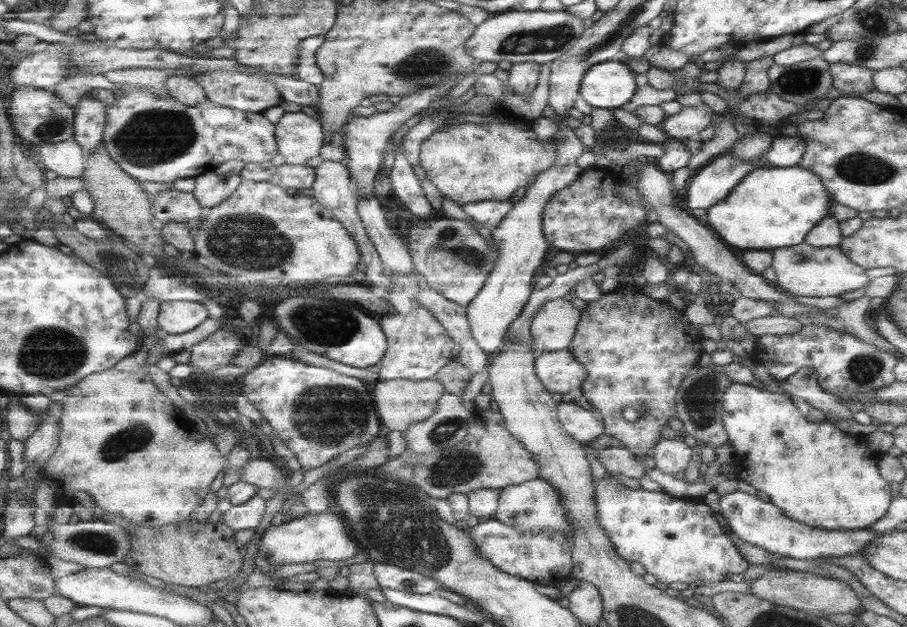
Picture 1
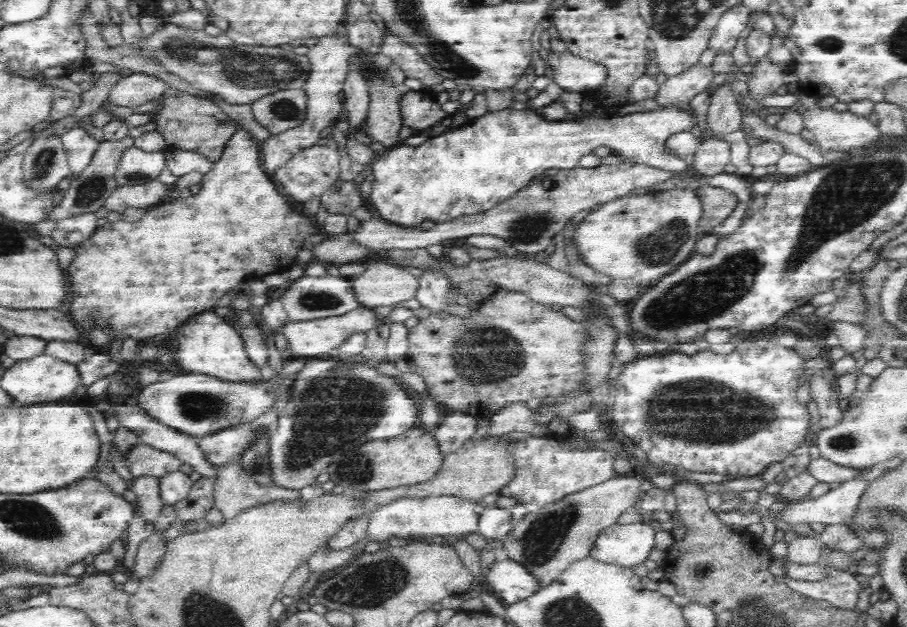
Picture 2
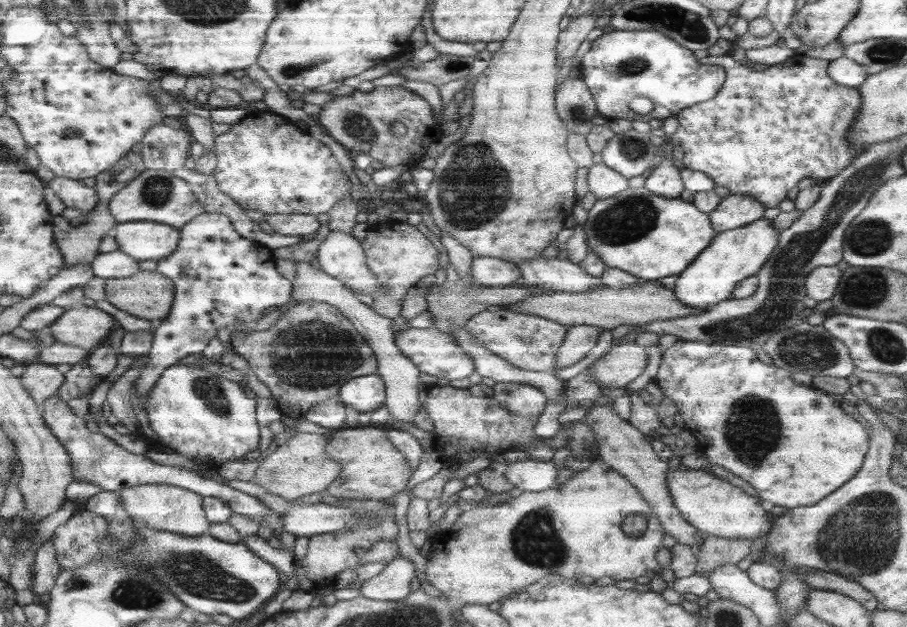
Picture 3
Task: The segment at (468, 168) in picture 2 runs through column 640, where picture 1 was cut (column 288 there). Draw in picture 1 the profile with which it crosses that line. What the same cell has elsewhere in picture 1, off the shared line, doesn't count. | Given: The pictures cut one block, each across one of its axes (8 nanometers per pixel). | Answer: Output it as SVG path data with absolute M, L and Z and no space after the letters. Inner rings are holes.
M298 112L285 113L276 124L276 140L281 156L291 165L305 165L321 154L326 138L319 119Z

